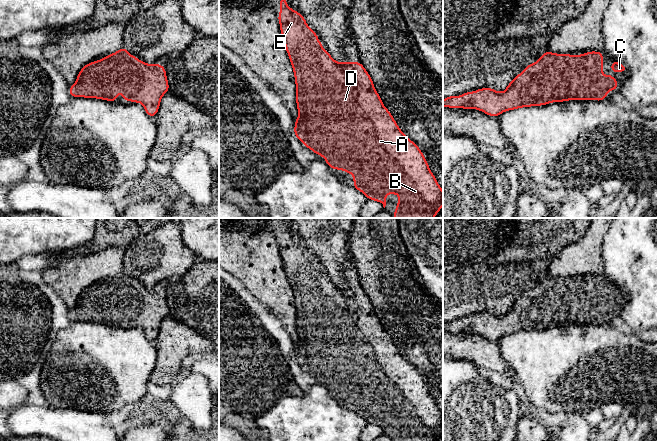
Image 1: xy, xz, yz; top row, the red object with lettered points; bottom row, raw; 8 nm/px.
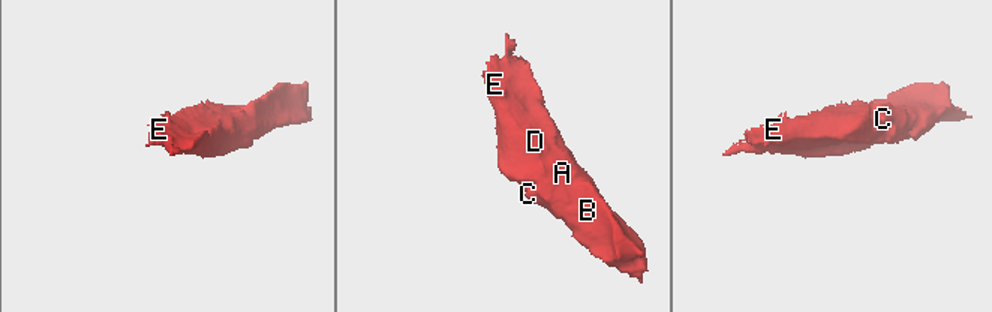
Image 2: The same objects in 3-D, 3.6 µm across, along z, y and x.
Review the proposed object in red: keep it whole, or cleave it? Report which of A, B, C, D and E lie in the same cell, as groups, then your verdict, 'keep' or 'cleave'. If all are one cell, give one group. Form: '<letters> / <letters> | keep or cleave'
A B C D E | keep

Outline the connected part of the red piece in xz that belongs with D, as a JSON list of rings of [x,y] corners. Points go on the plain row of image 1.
[[[285,218],[280,221],[280,237],[277,242],[280,247],[280,255],[295,300],[296,327],[299,337],[299,341],[295,344],[294,350],[294,357],[296,362],[299,363],[306,372],[309,372],[315,378],[324,381],[326,388],[330,392],[336,394],[344,394],[347,397],[351,397],[354,404],[353,412],[361,415],[367,421],[367,423],[378,425],[382,427],[383,431],[385,432],[386,419],[398,418],[399,425],[396,427],[397,431],[393,441],[435,441],[443,430],[442,412],[439,410],[434,398],[429,393],[429,388],[425,384],[422,375],[400,354],[390,335],[388,335],[387,332],[383,329],[383,326],[374,311],[370,299],[365,294],[361,286],[336,286],[333,282],[331,282],[330,276],[322,272],[322,267],[318,264],[318,259],[306,248],[306,243],[301,238],[299,238],[297,234],[292,234],[286,228]]]

